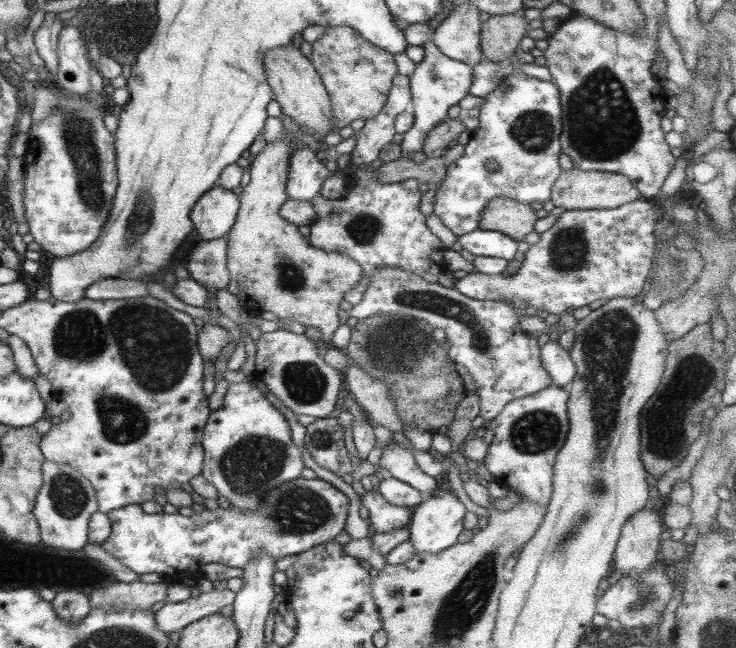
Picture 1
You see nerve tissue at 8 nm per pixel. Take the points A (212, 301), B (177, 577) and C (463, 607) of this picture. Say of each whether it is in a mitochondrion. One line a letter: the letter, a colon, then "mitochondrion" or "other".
A: other
B: other
C: mitochondrion

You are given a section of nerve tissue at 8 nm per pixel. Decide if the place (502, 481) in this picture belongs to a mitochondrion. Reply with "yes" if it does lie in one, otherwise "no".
no

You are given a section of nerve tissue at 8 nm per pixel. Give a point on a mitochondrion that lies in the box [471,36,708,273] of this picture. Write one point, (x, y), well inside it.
(602, 122)

